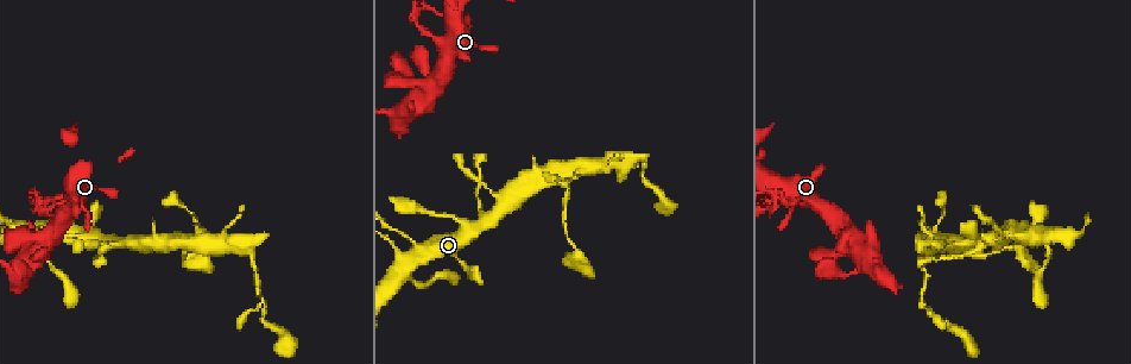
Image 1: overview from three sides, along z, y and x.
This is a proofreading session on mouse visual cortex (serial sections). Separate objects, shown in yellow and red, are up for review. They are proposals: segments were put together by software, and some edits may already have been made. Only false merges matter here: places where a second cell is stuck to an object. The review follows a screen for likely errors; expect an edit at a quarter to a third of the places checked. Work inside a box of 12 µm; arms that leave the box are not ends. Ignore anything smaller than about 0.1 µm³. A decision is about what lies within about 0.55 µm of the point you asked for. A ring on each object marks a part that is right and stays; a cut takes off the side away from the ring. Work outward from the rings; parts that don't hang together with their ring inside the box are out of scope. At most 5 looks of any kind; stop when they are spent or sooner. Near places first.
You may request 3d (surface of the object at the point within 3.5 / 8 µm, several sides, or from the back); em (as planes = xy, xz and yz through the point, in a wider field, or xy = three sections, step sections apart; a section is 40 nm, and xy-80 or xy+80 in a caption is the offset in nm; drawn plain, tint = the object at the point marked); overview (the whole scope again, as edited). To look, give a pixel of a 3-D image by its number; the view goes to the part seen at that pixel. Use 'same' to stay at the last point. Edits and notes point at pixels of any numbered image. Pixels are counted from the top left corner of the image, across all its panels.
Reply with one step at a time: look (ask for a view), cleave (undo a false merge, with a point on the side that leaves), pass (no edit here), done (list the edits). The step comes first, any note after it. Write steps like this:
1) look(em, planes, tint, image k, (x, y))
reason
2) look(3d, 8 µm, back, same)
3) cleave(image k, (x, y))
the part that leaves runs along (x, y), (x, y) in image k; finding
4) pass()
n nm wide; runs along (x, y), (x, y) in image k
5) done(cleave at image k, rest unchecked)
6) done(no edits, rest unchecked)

look(3d, 8 µm, image 1, (55, 196))
calibre changes

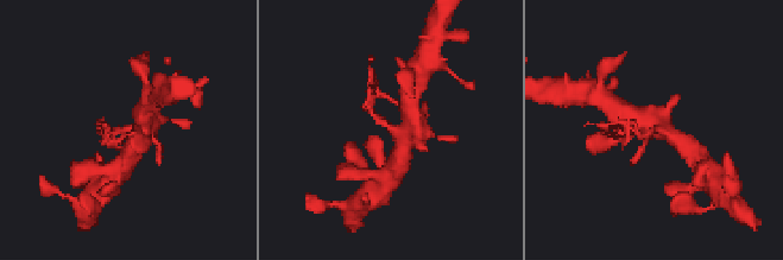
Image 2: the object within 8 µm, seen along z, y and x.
look(em, xy, step 5, tint, image 2, (391, 128))
arms of 200, 500 nm

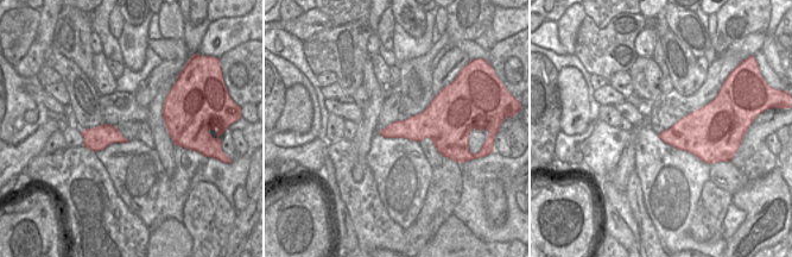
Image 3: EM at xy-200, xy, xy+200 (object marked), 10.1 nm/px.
cleave(image 2, (100, 130))
260 nm wide; the part that leaves runs along (379, 119), (370, 111), (368, 86) in image 2; a second cell is stuck on

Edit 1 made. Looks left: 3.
look(3d, 3.5 µm, image 1, (852, 236))
thick turns thin

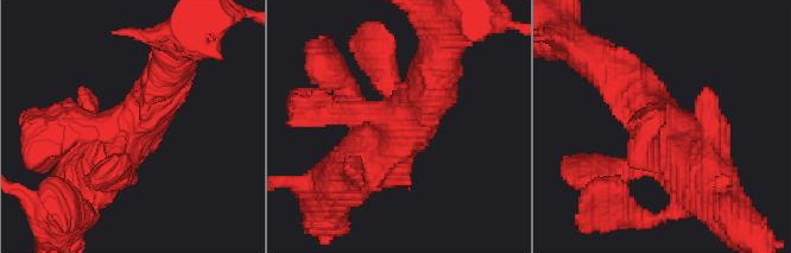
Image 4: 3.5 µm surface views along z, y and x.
look(em, planes, tint, image 4, (378, 112))
4 arms; arms of 300, 300, 600, 600 nm

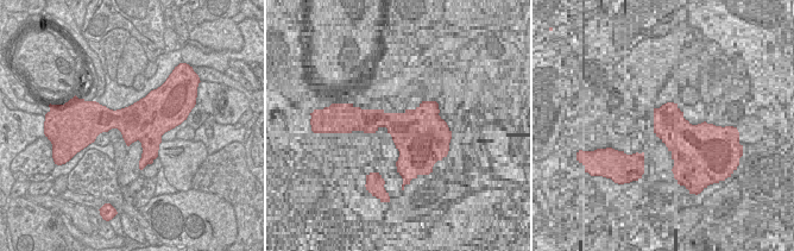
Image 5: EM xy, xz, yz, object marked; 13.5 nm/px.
pass()
runs along (611, 71), (689, 170), (704, 174) in image 4; all the same cell

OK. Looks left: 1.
done(cleave at image 2, rest unchecked)

